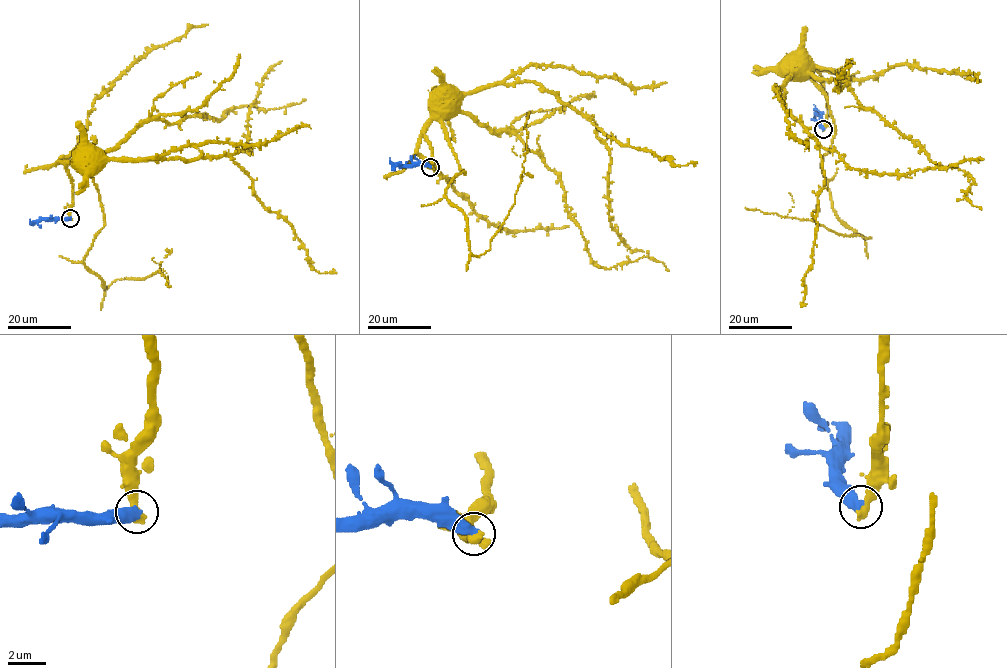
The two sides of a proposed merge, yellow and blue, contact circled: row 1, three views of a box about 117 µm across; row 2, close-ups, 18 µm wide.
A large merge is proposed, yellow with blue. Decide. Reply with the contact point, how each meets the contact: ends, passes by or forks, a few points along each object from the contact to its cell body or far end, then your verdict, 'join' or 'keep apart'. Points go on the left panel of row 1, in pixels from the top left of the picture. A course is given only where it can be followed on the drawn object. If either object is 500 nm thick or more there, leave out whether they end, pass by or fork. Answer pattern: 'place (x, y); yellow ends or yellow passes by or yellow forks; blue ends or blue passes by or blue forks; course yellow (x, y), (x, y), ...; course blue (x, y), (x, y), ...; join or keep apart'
place (70, 218); course yellow (70, 217), (72, 182), (66, 165), (74, 164), (76, 169), (83, 173), (87, 167); course blue (70, 217), (32, 222), (29, 219); keep apart

